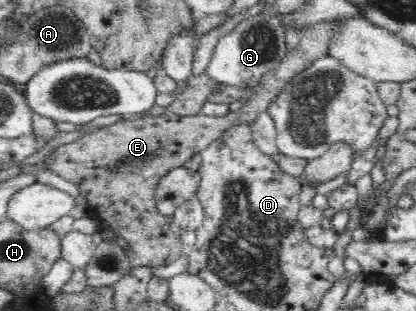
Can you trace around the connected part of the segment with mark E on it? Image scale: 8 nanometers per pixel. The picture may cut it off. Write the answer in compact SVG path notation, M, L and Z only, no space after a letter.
M352 17L332 18L305 27L298 44L289 50L274 70L263 76L259 93L251 96L239 111L230 111L221 117L210 117L201 112L194 116L164 112L159 116L146 114L131 119L128 117L88 132L70 144L54 148L42 162L42 168L78 186L88 209L94 210L98 218L108 222L108 227L128 242L136 265L148 268L166 266L187 251L181 242L183 231L180 226L171 217L161 216L157 212L154 196L160 180L174 168L184 167L186 161L202 153L232 124L252 124L263 112L267 112L268 105L293 76L319 58L329 55L335 32L350 19Z

